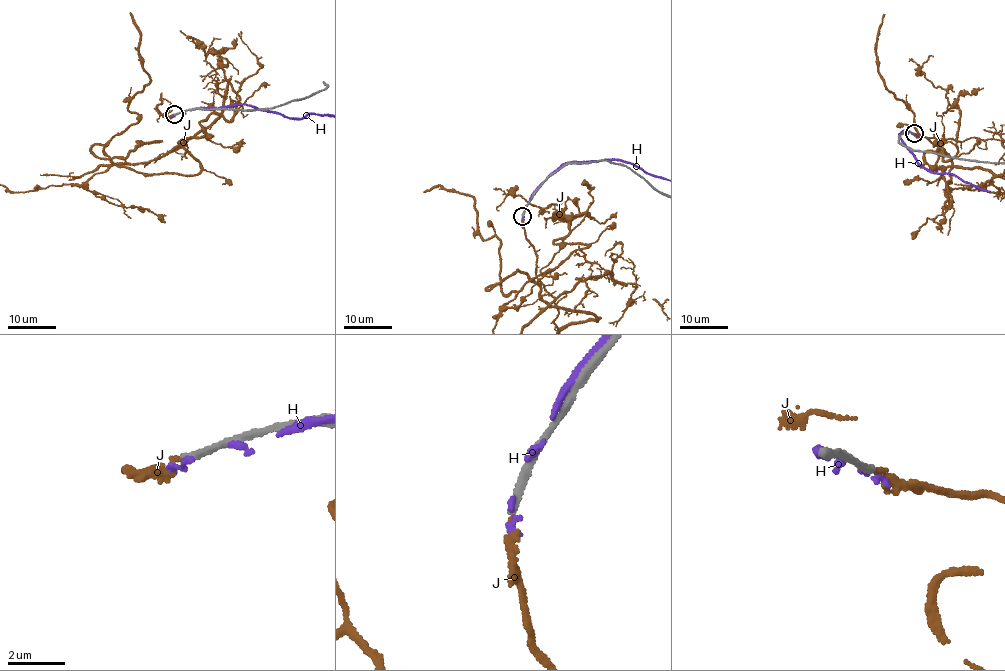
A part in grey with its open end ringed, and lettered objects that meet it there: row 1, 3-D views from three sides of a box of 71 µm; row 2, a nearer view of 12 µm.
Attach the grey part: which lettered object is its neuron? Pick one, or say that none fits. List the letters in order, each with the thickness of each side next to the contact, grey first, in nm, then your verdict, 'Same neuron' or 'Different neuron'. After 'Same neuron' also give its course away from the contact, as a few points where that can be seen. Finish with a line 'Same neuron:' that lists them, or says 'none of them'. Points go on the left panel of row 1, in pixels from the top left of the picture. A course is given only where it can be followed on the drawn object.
H: Thickness 280 nm (grey) against 190 nm. Different neuron
J: Thickness 240 nm (grey) against 120 nm. Same neuron
Same neuron: J

